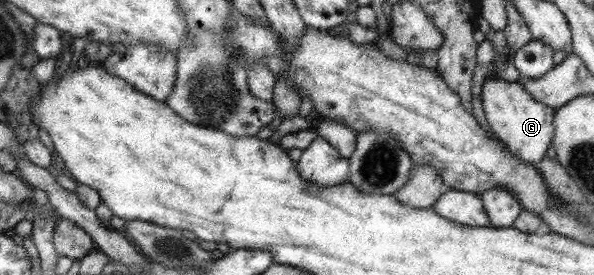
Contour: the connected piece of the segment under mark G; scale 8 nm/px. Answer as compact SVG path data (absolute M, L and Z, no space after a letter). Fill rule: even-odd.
M492 73L488 74L482 84L480 99L485 119L497 139L506 146L509 153L536 166L545 157L554 135L554 110L542 102L536 102L518 80L508 82Z

